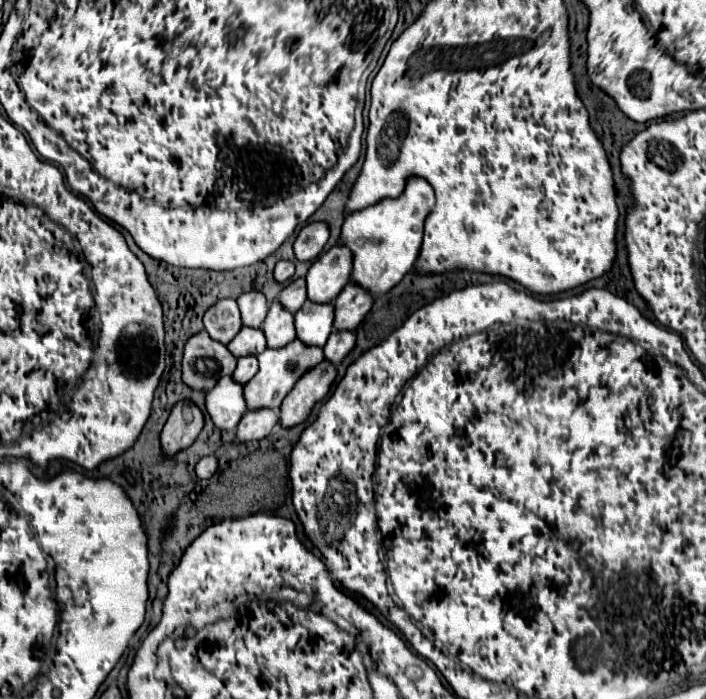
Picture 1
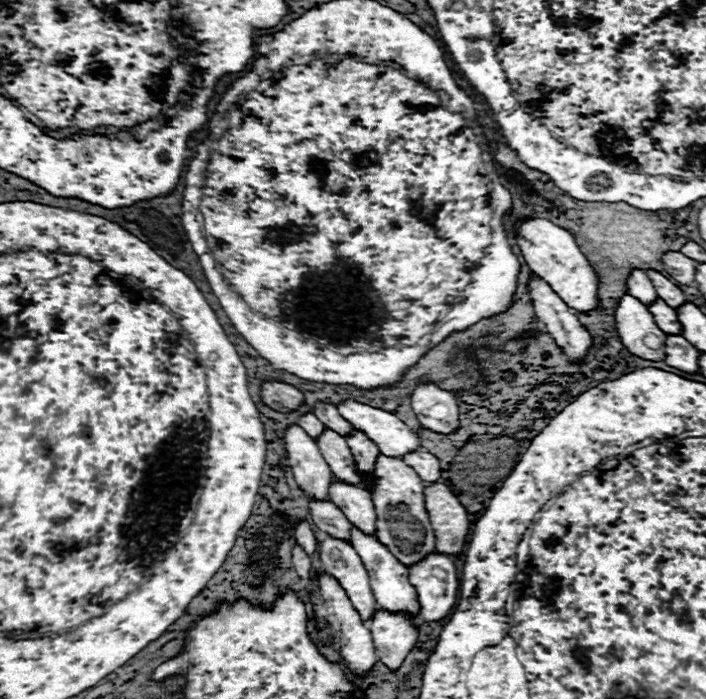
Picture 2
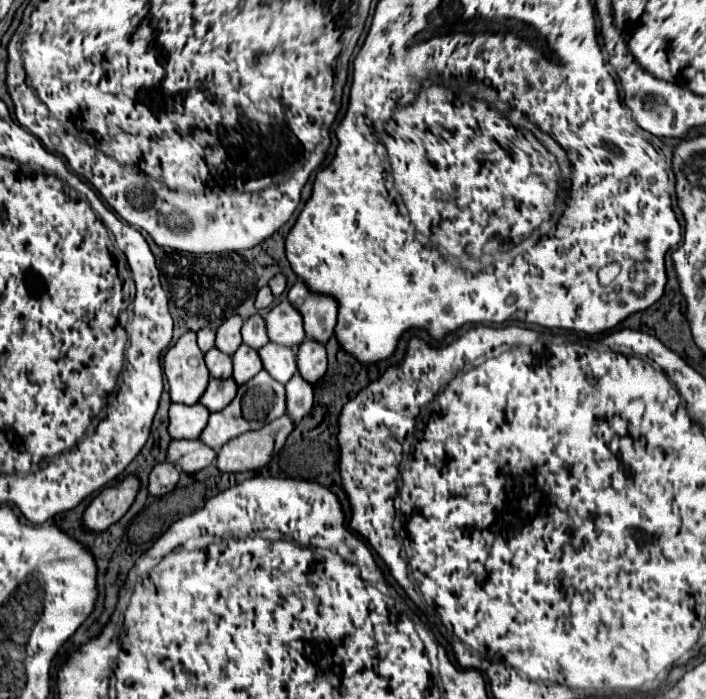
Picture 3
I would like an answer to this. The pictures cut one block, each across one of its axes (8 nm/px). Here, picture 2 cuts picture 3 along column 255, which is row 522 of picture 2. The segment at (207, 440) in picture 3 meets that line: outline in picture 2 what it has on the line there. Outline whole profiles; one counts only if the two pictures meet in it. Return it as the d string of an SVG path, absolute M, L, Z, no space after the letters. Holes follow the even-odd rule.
M378 456L376 464L376 486L372 492L372 500L376 506L376 530L378 530L378 540L404 564L412 566L426 558L428 554L436 552L436 538L434 530L430 524L430 518L426 514L426 504L424 504L424 482L420 476L404 464L402 460L394 460L388 456Z

